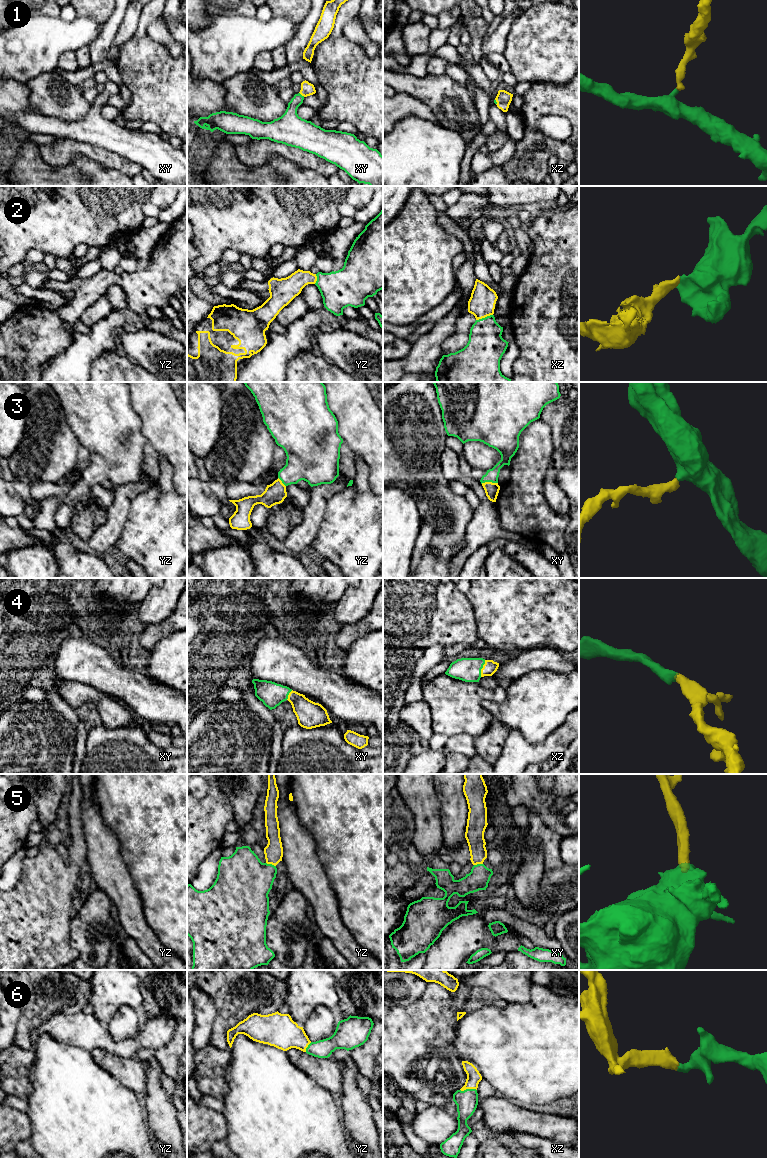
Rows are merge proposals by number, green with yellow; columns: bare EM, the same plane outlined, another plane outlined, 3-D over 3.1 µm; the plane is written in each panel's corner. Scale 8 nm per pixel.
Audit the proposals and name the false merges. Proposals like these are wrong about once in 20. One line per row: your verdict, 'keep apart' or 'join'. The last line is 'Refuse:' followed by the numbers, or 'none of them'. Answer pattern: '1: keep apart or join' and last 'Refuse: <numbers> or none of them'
1: join
2: join
3: join
4: join
5: join
6: join
Refuse: none of them

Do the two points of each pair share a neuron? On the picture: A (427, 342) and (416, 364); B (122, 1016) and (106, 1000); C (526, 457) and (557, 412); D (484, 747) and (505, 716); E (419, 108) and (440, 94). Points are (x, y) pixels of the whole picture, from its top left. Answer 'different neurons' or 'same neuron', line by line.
A: same neuron
B: different neurons
C: different neurons
D: different neurons
E: different neurons

